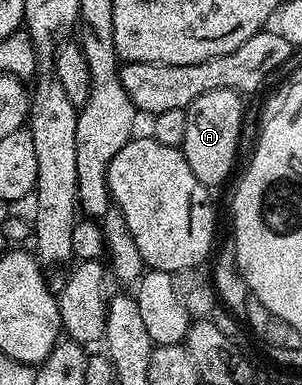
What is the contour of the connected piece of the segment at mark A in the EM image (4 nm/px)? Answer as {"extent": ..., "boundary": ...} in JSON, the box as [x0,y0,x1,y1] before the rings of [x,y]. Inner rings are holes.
{"extent":[182,89,246,189],"boundary":[[[214,89],[210,93],[202,93],[202,97],[186,109],[186,137],[182,150],[190,169],[194,169],[194,177],[209,189],[226,182],[232,166],[238,161],[240,130],[246,112],[246,106],[240,99],[243,98],[239,91]]]}

